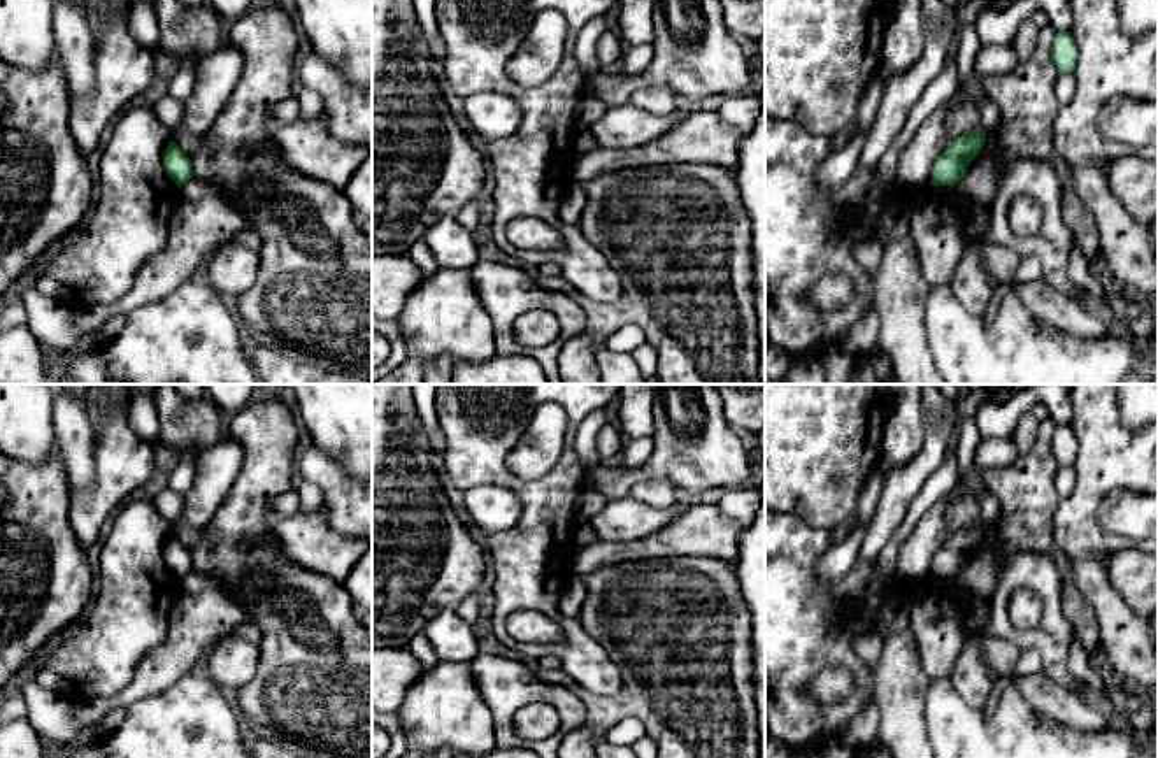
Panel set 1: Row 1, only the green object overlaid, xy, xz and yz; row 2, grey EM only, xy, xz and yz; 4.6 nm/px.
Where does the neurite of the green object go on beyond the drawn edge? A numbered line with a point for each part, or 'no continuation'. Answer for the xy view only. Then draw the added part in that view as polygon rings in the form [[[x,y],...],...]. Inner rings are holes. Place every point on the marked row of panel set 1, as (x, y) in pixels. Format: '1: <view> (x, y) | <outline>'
no continuation

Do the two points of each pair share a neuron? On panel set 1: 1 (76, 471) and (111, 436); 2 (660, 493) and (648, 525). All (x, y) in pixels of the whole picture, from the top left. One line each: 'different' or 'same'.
1: different
2: different

